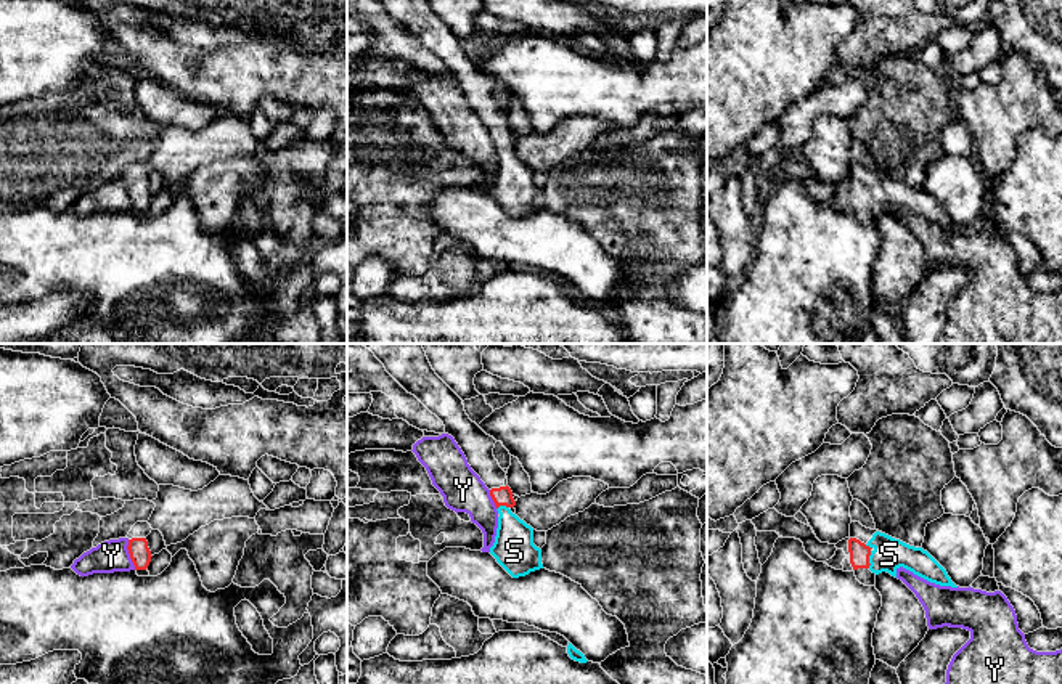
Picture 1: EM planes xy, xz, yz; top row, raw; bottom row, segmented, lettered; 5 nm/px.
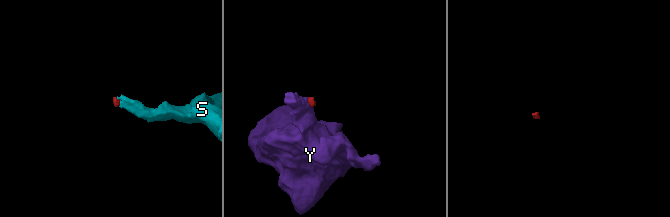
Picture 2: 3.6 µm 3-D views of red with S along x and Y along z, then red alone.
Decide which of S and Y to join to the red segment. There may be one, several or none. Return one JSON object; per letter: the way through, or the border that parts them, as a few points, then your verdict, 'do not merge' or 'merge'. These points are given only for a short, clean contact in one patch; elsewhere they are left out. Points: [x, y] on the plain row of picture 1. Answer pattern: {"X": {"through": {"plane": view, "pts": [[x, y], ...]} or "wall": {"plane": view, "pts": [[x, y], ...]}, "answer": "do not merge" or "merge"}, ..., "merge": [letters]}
{"S": {"through": {"plane": "yz", "pts": [[860, 193], [868, 199], [882, 199], [889, 195]]}, "answer": "merge"}, "Y": {"wall": {"plane": "xy", "pts": [[127, 180], [127, 193], [135, 209]]}, "answer": "do not merge"}, "merge": ["S"]}

